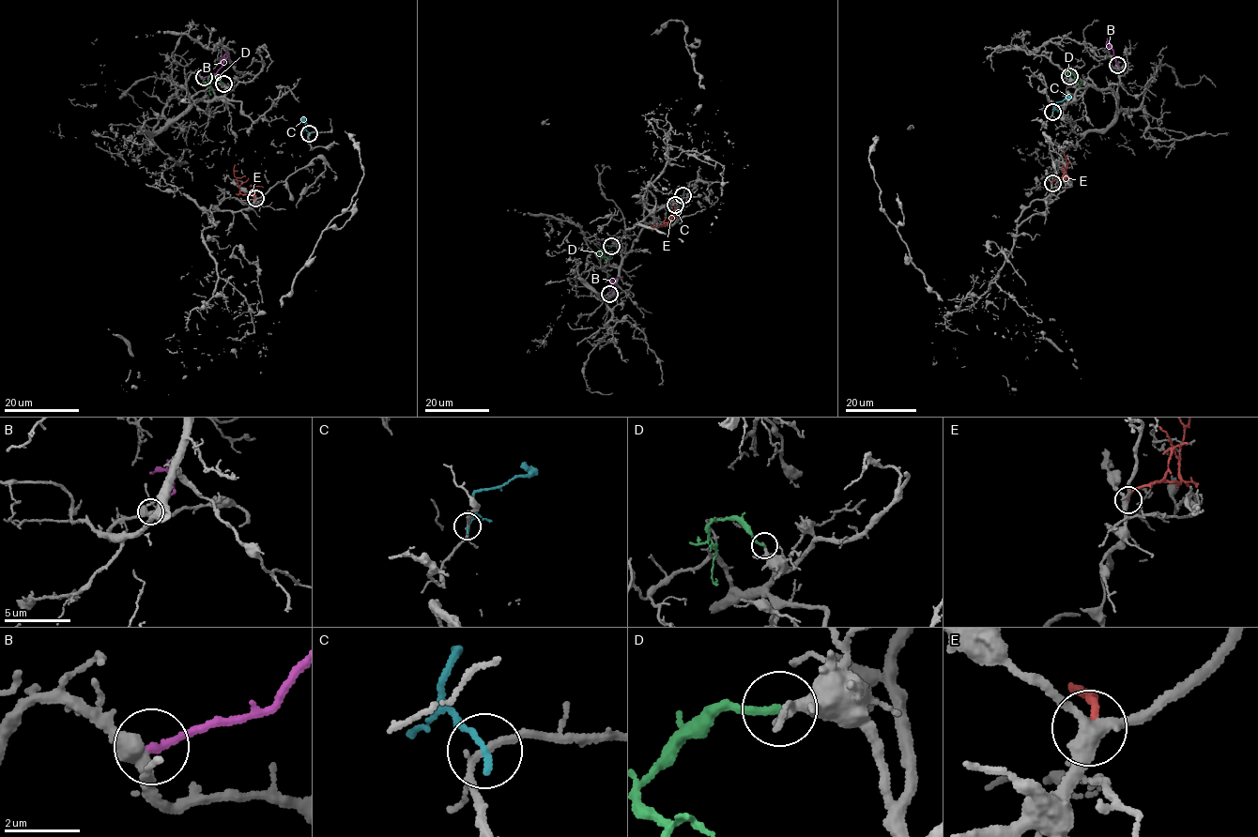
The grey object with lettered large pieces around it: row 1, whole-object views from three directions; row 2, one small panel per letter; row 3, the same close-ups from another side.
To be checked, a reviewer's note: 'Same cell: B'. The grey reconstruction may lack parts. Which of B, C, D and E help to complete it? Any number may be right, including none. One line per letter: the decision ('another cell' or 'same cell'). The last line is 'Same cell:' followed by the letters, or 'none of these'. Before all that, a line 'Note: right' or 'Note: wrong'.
Note: right
B: same cell
C: another cell
D: another cell
E: another cell
Same cell: B

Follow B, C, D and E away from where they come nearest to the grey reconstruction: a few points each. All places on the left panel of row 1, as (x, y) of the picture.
B: (204, 78), (222, 67), (226, 53), (236, 64)
C: (309, 133), (303, 120)
D: (223, 83), (217, 77), (208, 77), (210, 93)
E: (255, 198), (254, 194), (240, 192), (235, 176), (236, 165)

